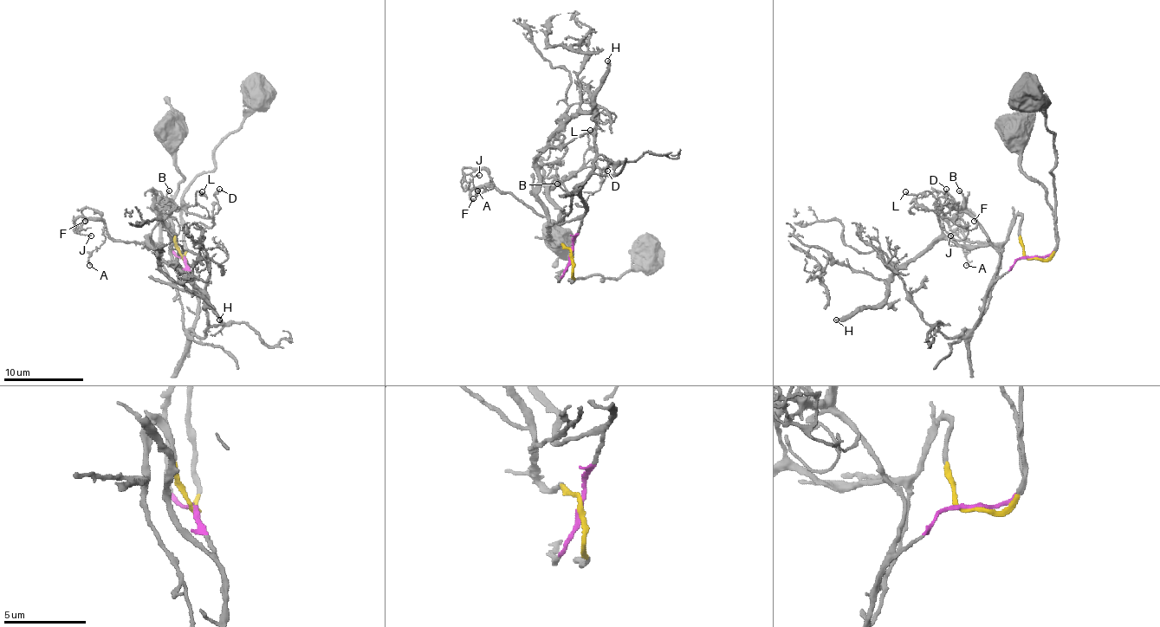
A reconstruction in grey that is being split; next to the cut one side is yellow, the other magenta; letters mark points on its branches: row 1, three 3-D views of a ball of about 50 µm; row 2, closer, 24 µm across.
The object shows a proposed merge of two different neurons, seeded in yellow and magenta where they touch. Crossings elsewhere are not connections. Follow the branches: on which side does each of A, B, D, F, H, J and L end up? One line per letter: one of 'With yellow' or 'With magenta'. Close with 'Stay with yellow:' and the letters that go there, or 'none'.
A: With yellow
B: With magenta
D: With magenta
F: With yellow
H: With yellow
J: With yellow
L: With magenta
Stay with yellow: A, F, H, J

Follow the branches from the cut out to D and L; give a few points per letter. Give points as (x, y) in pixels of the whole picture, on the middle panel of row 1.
D: (571, 255), (579, 219), (560, 223), (549, 191), (585, 167), (606, 167), (606, 171)
L: (571, 255), (571, 245), (580, 225), (579, 219), (560, 223), (559, 209), (549, 191), (583, 165), (591, 130)

